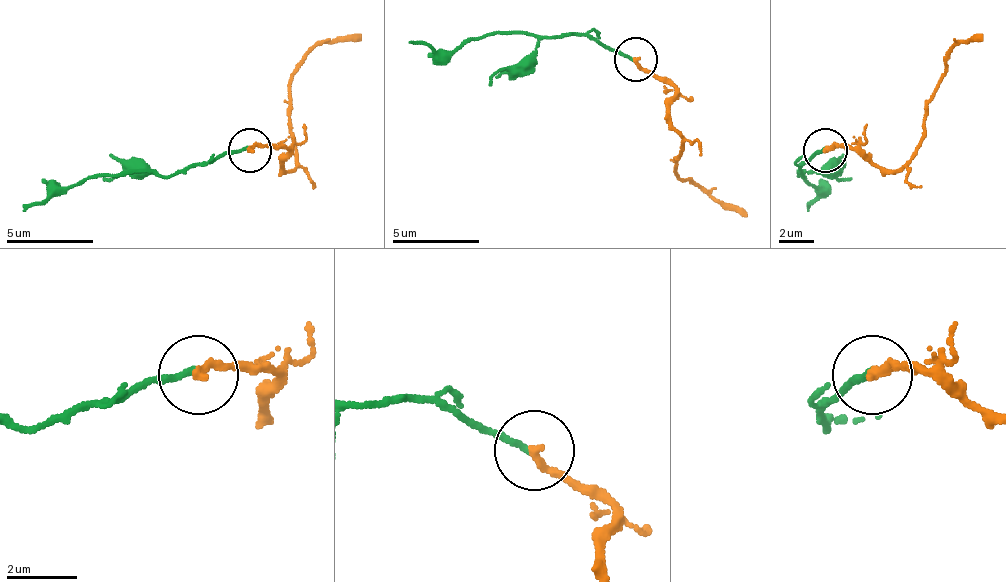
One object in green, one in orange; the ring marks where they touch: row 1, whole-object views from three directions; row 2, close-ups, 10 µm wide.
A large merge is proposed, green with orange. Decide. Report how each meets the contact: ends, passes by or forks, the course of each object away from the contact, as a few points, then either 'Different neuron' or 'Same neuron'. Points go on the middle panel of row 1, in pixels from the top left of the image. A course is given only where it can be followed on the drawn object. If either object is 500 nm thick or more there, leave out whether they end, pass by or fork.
At the ring green ends. At the ring orange ends. Course of green: (632, 58), (584, 36), (506, 32), (440, 49), (410, 41). Course of orange: (636, 58), (663, 84), (680, 154), (676, 159), (676, 172), (746, 215). Different neuron

